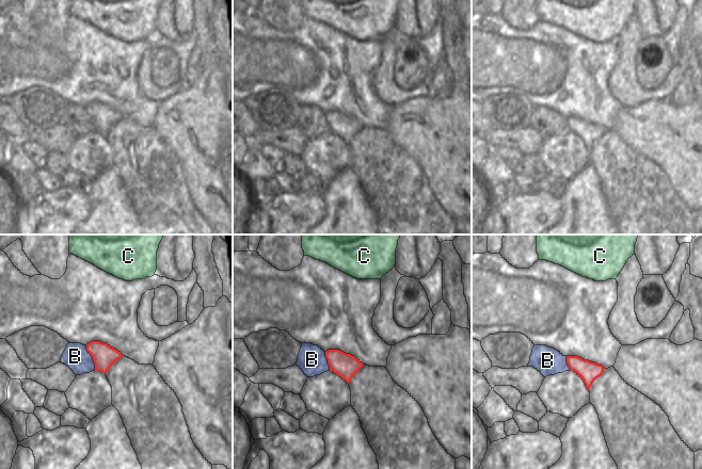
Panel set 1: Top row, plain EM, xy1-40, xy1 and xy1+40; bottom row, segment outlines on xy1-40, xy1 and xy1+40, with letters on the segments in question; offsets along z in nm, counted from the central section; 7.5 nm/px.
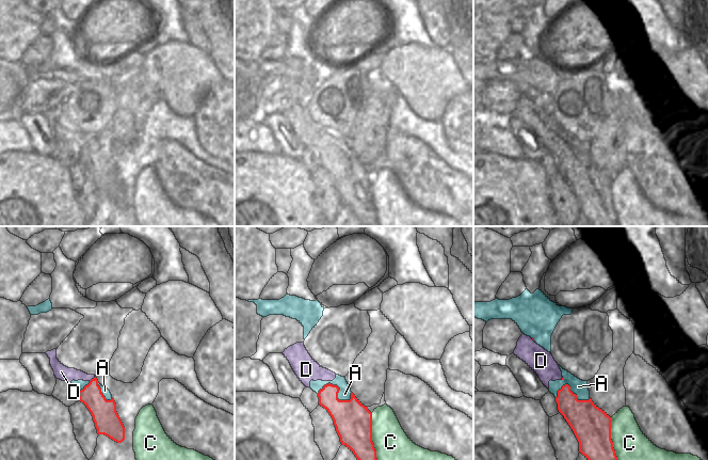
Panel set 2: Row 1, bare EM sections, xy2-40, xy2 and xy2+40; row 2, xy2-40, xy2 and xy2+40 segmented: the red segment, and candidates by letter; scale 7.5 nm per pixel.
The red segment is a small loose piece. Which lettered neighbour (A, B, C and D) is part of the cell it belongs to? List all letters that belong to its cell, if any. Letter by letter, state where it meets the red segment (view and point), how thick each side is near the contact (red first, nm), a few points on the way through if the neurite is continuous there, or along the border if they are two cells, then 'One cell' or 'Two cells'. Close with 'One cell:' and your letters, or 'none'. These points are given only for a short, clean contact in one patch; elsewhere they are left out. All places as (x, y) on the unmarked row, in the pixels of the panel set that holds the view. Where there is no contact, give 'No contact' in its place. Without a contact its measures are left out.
A: Touches red at xy2 (339, 149). Thickness 280 nm (red) against 100 nm. Two cells
B: Touches red at xy1-40 (93, 119). Thickness 180 nm (red) against 190 nm. Boundary: xy1-40 (85, 107), (92, 118), (95, 131). Two cells
C: Touches red at xy2 (371, 200). Thickness 280 nm (red) against 320 nm. Two cells
D: Touches red at xy2-40 (92, 140). Thickness 170 nm (red) against 110 nm. One cell
One cell: D.

